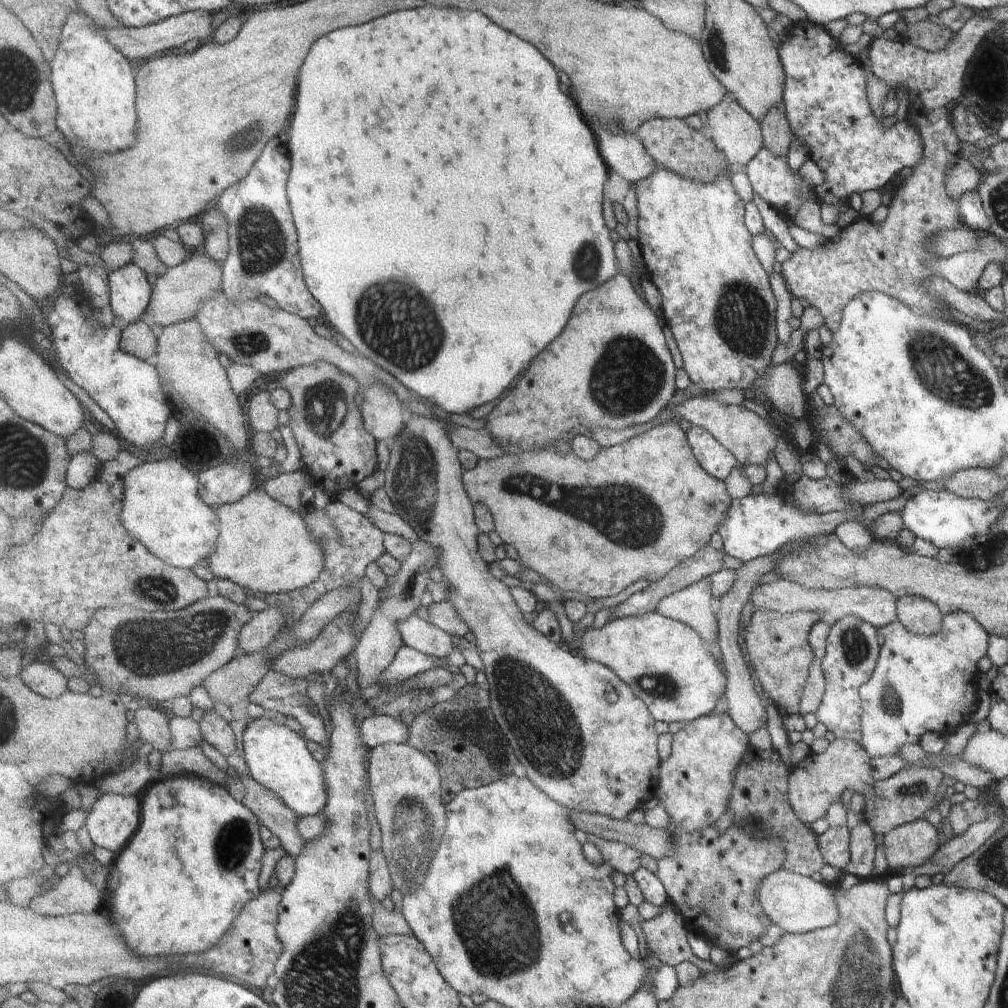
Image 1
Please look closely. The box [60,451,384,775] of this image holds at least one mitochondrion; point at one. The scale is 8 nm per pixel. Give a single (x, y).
(175, 643)

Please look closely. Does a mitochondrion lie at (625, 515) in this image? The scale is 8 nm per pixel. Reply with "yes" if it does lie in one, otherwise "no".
yes

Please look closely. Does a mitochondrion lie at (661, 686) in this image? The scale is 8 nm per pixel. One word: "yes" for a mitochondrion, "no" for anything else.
yes

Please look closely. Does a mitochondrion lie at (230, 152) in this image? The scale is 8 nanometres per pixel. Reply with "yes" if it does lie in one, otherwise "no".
yes

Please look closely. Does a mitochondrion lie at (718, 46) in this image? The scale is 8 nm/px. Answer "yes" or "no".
yes

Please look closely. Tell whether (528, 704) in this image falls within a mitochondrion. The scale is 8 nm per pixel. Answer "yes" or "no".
yes

